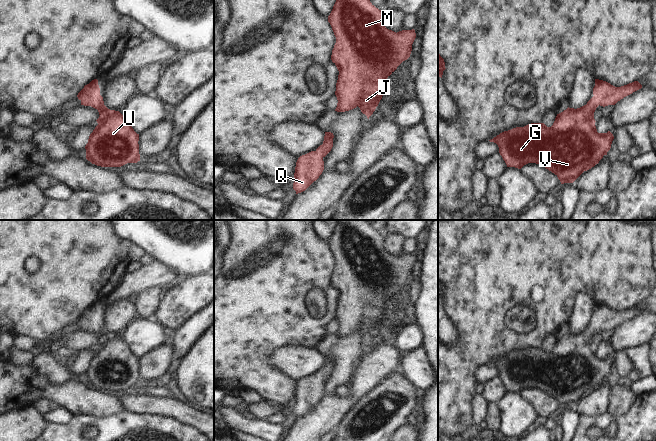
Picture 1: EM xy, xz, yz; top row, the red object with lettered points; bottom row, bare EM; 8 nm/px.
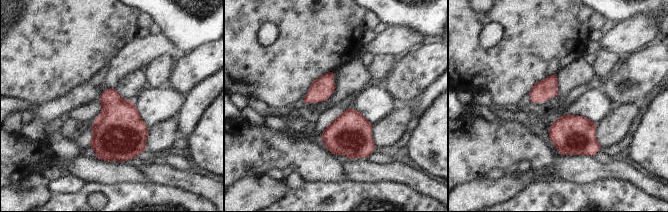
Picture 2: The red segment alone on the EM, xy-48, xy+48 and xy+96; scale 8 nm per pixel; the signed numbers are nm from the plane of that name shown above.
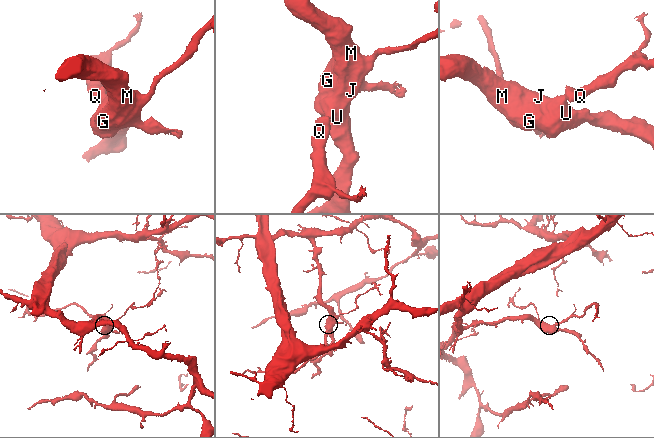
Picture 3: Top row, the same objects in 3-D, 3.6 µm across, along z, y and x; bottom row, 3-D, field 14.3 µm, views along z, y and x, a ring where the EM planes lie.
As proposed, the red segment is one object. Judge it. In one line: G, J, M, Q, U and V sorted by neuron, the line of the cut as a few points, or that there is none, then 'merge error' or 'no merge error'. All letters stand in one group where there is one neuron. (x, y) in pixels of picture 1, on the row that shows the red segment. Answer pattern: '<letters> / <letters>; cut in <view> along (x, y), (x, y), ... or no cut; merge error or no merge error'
G J M Q U V; no cut; no merge error

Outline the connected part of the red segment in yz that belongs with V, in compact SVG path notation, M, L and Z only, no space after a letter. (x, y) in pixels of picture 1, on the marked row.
M595 79L594 96L587 104L577 109L568 107L557 114L551 127L547 127L544 123L531 123L504 131L489 141L498 145L499 153L507 167L521 169L528 163L536 163L554 173L561 184L573 183L584 171L594 167L604 155L607 155L614 139L610 131L597 132L594 119L596 108L599 105L603 107L615 105L641 88L642 85L638 81L615 87L606 81Z

